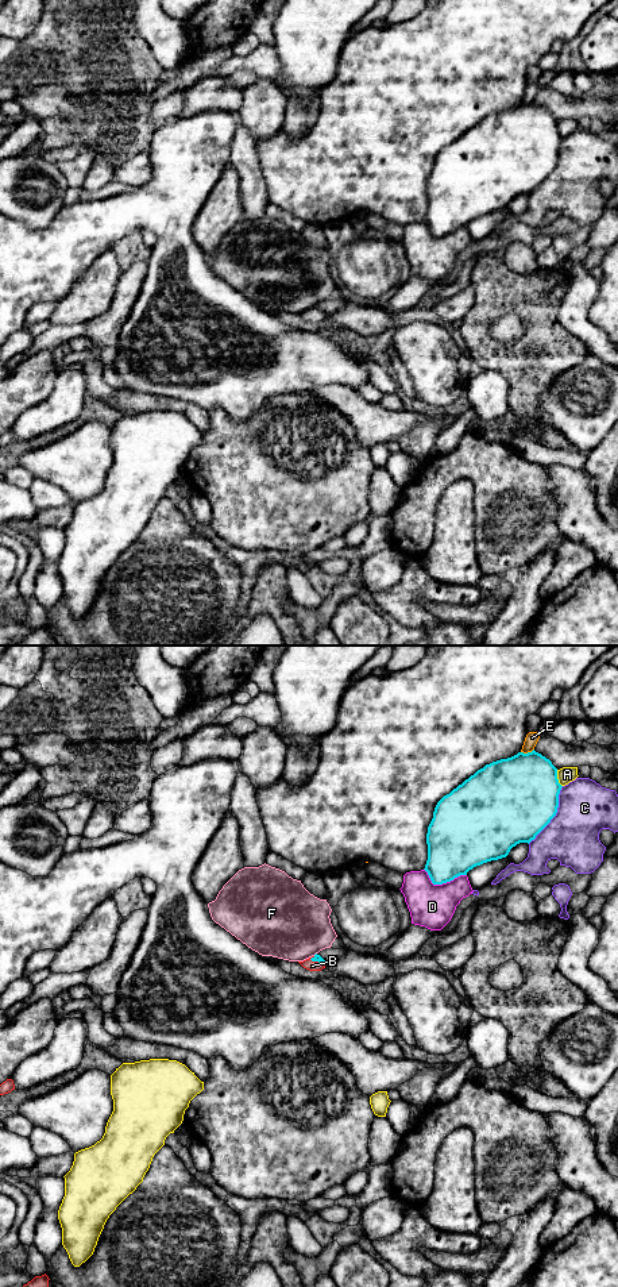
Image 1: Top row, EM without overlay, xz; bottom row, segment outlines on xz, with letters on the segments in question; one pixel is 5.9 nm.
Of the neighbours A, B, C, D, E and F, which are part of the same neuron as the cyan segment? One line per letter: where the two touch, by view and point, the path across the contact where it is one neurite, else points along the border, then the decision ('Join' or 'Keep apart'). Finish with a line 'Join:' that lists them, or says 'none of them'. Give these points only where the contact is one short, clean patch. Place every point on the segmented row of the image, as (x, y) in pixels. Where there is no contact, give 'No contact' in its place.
A: Touches cyan at xz (556, 778). Keep apart
B: Touches cyan at xz (317, 960). Path across: xz (317, 958), (317, 960), (312, 966). Join
C: Touches cyan at xz (555, 815). Keep apart
D: Touches cyan at xz (443, 882). Keep apart
E: Touches cyan at xz (528, 752). Keep apart
F: No contact. Keep apart
Join: B

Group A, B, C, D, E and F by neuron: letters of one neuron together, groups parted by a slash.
A / B / C / D / E / F

